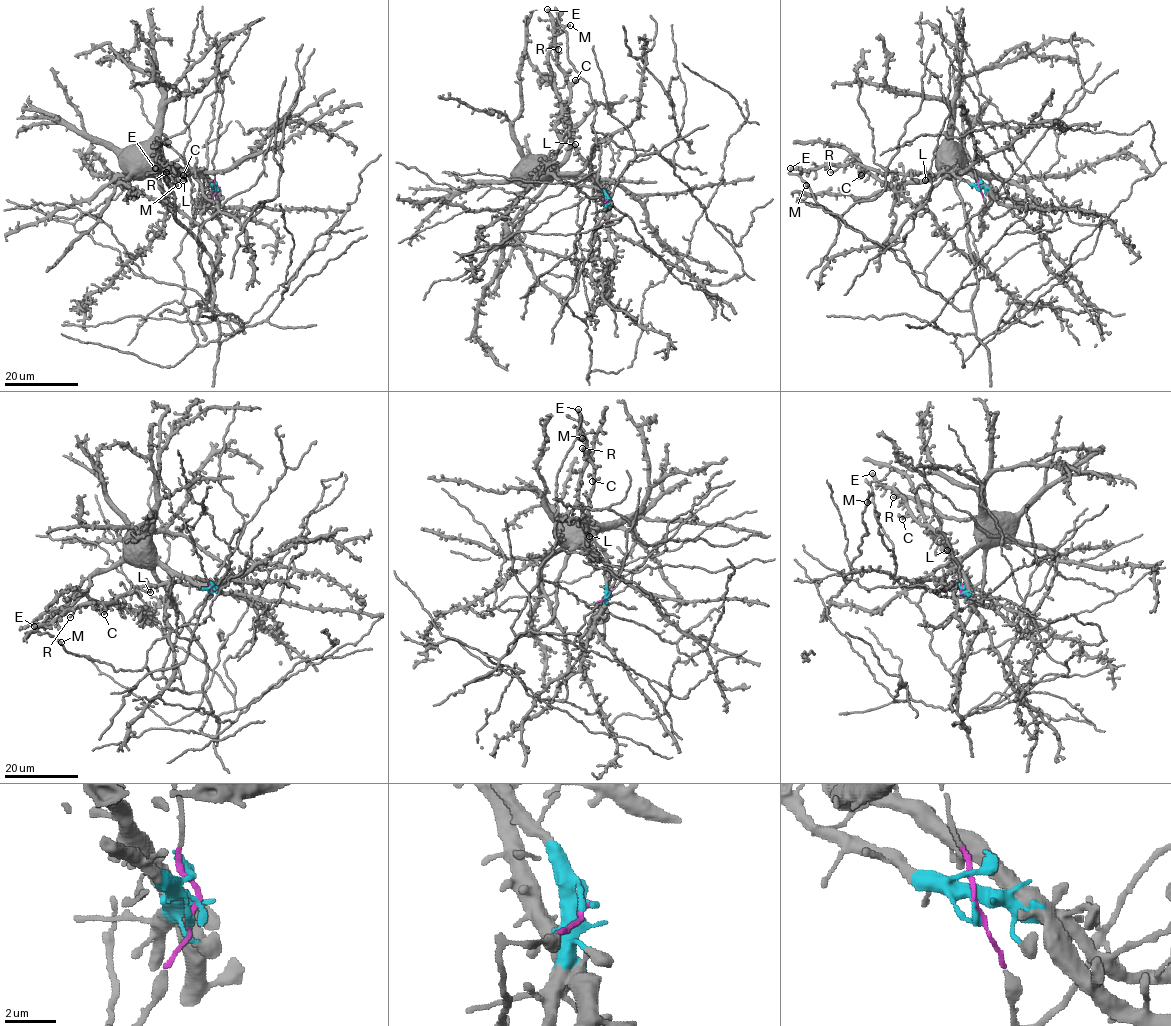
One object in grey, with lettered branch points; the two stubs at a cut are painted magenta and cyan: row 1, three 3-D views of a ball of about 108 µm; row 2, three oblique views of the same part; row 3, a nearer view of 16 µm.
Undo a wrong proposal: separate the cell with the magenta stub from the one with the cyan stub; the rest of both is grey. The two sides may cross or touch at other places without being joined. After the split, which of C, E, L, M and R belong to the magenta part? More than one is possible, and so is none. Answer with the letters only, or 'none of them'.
M

